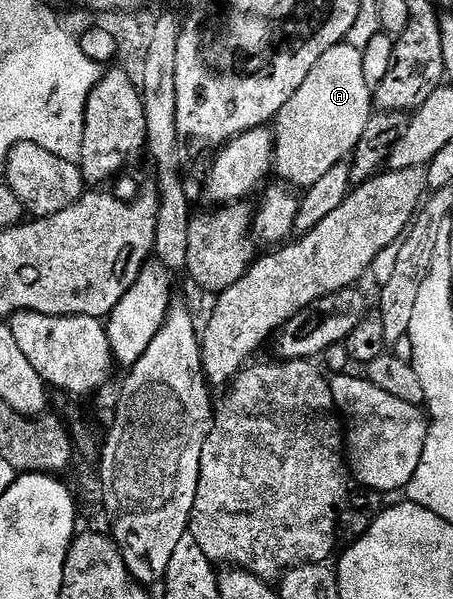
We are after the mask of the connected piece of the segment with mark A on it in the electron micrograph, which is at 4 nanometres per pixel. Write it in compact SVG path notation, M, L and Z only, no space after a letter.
M346 44L329 48L329 52L304 73L300 88L273 118L273 174L279 177L276 179L280 183L291 188L317 184L321 176L357 148L361 136L365 136L365 128L369 128L373 113L373 88L365 84L362 63L362 50Z

